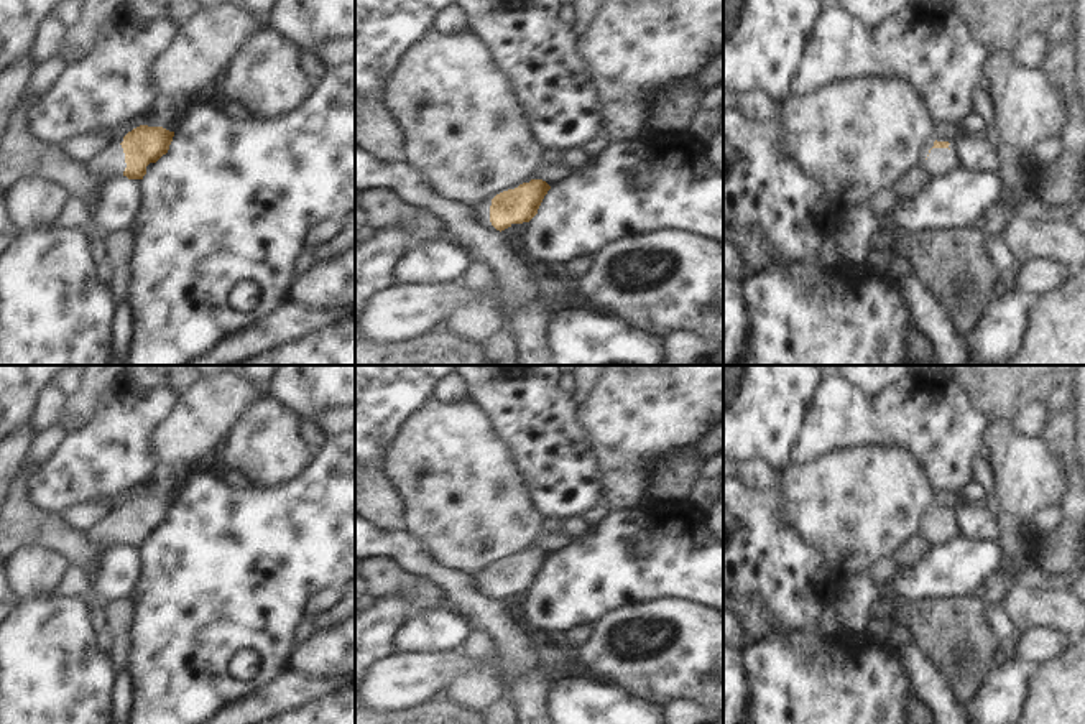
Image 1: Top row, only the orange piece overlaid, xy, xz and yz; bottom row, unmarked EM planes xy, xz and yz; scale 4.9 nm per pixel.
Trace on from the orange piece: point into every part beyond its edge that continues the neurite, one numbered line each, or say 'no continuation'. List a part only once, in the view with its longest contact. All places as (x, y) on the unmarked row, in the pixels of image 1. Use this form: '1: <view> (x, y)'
1: xy (110, 532)

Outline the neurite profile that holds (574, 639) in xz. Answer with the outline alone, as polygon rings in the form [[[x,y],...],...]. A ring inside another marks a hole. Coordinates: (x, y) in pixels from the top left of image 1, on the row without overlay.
[[[582,624],[566,632],[564,637],[549,640],[551,645],[564,645],[572,650],[580,648],[592,635],[593,624]]]

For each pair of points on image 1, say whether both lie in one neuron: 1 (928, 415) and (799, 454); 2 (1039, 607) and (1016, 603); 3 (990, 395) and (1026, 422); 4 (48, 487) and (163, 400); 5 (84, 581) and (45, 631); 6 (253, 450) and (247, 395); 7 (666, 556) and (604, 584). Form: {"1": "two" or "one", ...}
{"1": "one", "2": "one", "3": "two", "4": "one", "5": "two", "6": "two", "7": "one"}

